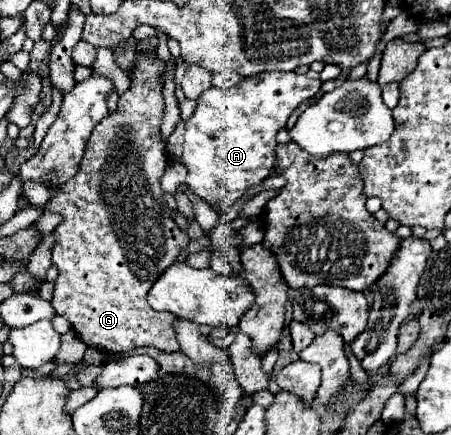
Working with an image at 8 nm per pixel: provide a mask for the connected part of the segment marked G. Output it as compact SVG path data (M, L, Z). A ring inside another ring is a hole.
M156 47L138 53L136 69L132 71L130 89L120 95L118 109L108 113L92 131L78 173L60 185L50 185L50 199L40 205L42 213L62 215L60 225L52 231L52 265L60 271L54 281L52 305L58 315L66 317L74 331L88 347L102 351L128 351L138 345L152 345L162 351L178 351L176 333L172 327L172 313L156 311L148 305L146 293L154 281L176 261L180 251L190 243L190 235L182 231L172 217L172 209L164 201L160 177L168 165L166 141L160 137L164 117L164 77L178 61L158 57Z

